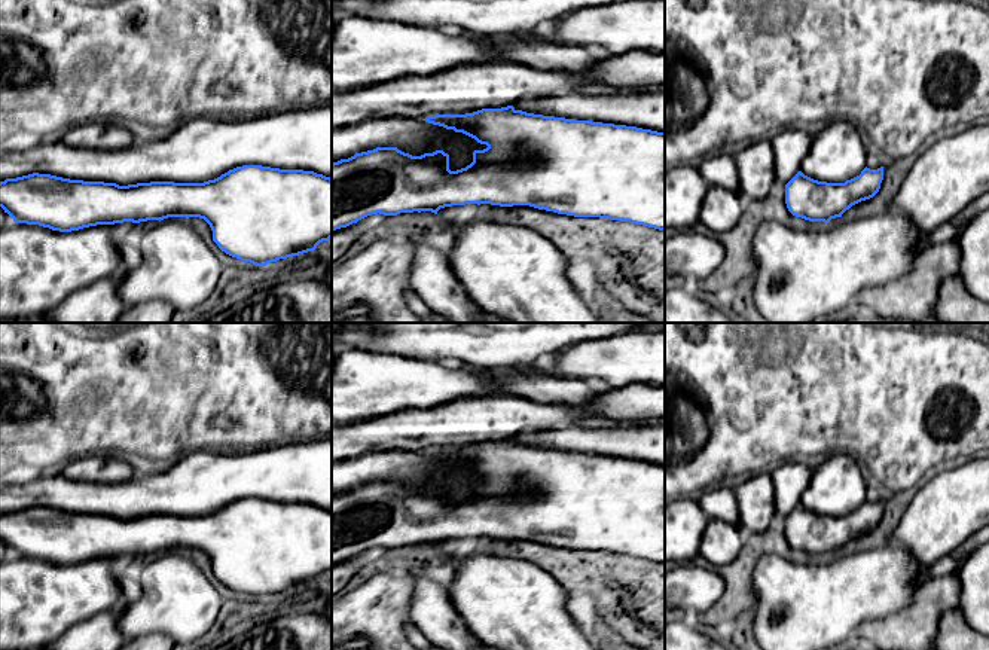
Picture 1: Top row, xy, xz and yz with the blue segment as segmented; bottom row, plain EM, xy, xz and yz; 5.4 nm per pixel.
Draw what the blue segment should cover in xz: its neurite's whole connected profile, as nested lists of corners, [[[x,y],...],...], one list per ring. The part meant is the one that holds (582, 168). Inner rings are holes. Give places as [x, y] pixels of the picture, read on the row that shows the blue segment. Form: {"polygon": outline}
{"polygon": [[[513,106],[465,115],[434,115],[422,119],[454,129],[488,147],[473,152],[473,162],[451,171],[443,150],[412,156],[397,147],[376,147],[332,164],[332,232],[372,216],[431,211],[465,204],[500,207],[529,205],[574,217],[631,222],[665,231],[665,132],[637,126],[576,120],[516,110]]]}

